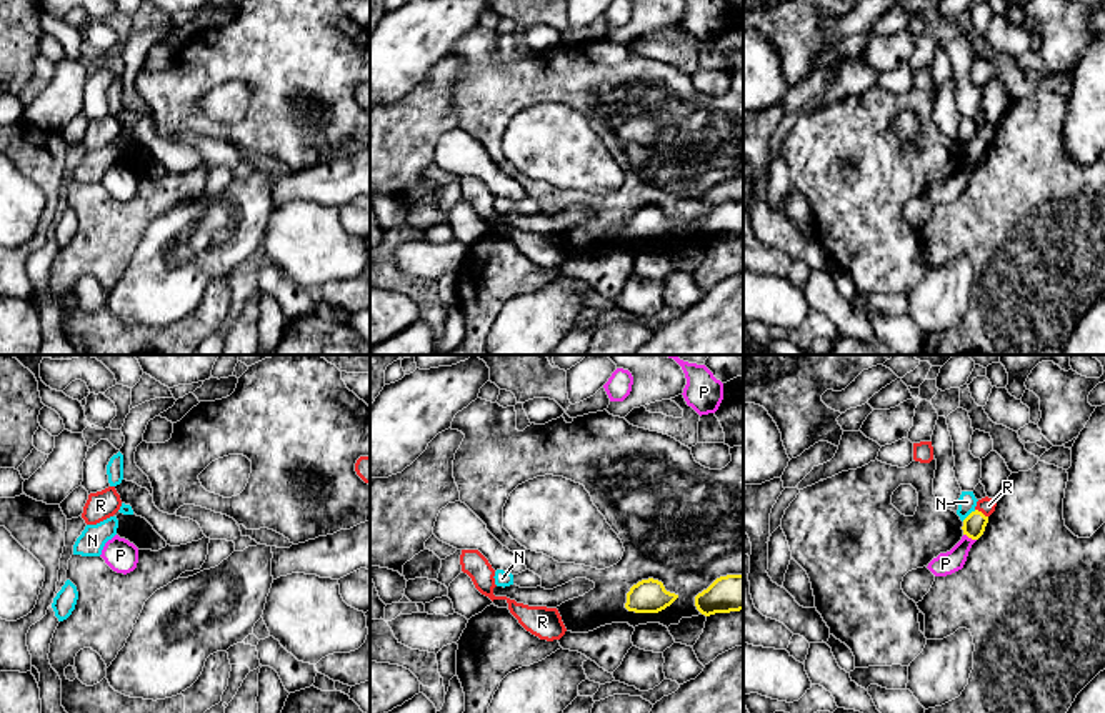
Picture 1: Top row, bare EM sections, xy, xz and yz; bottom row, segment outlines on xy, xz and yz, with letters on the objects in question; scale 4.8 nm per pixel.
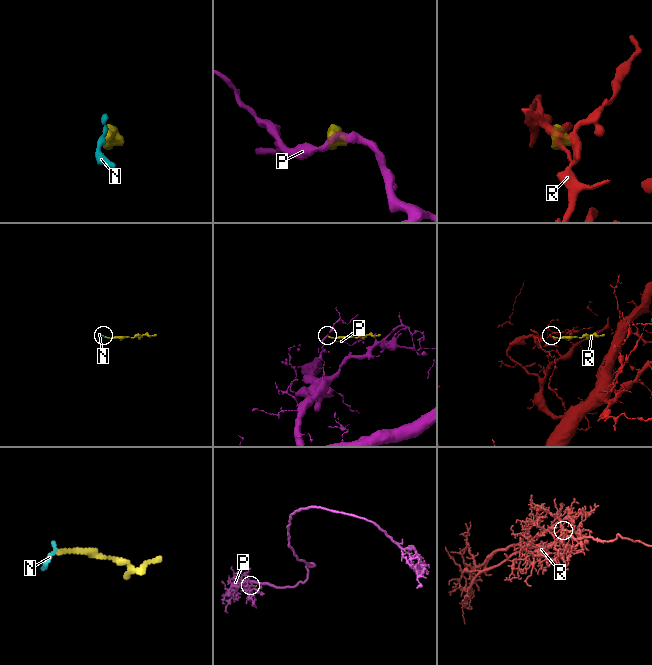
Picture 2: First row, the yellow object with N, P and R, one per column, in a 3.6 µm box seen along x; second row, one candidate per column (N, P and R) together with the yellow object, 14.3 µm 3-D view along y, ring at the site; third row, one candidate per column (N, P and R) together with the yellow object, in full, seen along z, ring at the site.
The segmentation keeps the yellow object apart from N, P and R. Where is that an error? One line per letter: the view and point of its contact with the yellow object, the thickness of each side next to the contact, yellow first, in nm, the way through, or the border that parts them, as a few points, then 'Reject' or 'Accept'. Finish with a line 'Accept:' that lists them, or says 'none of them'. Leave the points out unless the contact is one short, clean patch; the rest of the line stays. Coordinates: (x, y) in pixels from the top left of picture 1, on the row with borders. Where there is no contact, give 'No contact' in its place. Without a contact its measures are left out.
N: Touches yellow at yz (970, 513). Thickness 110 nm (yellow) against 90 nm. Boundary: yz (975, 510), (962, 520). Reject
P: Touches yellow at yz (970, 537). Thickness 110 nm (yellow) against 110 nm. Boundary: yz (964, 533), (975, 540). Reject
R: Touches yellow at yz (980, 512). Thickness 110 nm (yellow) against 80 nm. Boundary: yz (975, 508), (987, 517). Reject
Accept: none of them

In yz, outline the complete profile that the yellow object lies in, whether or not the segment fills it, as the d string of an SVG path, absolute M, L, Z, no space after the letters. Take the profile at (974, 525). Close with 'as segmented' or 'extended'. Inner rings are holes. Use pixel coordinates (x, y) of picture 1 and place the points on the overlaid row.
M975 510L963 520L963 535L967 535L972 540L978 540L983 535L987 523L988 516Z; as segmented

